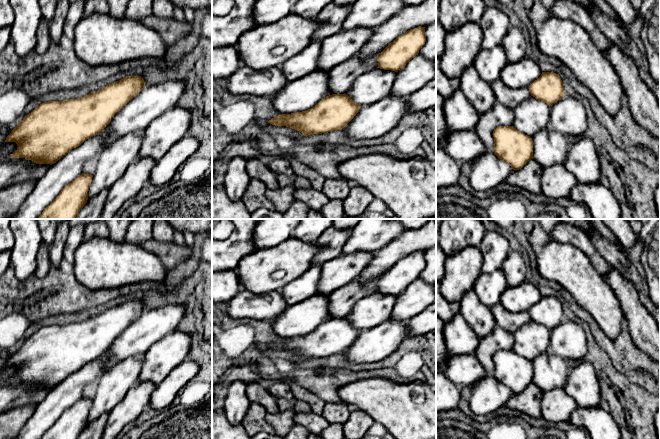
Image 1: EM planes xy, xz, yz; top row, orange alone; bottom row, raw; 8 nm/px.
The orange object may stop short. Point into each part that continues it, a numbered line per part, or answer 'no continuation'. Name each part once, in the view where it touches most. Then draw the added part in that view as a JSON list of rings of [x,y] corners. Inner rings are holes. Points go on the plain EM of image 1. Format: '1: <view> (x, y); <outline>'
no continuation

